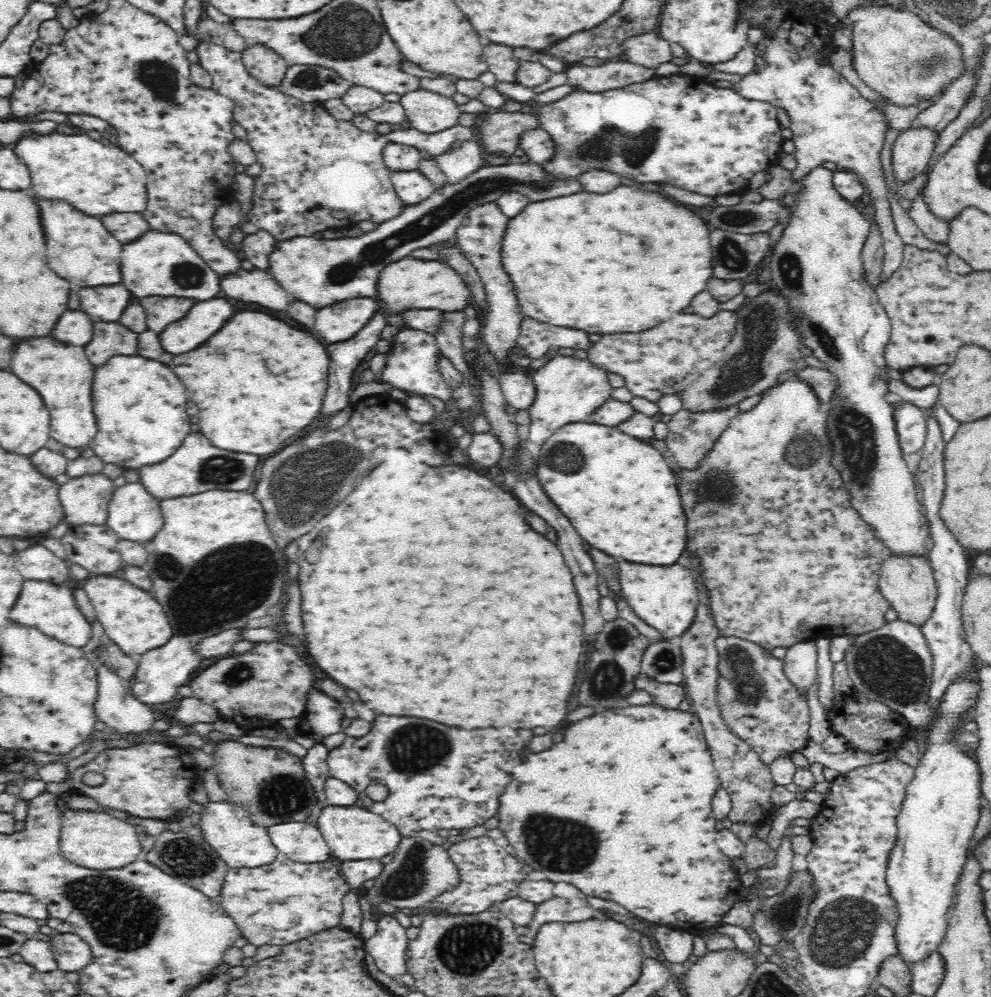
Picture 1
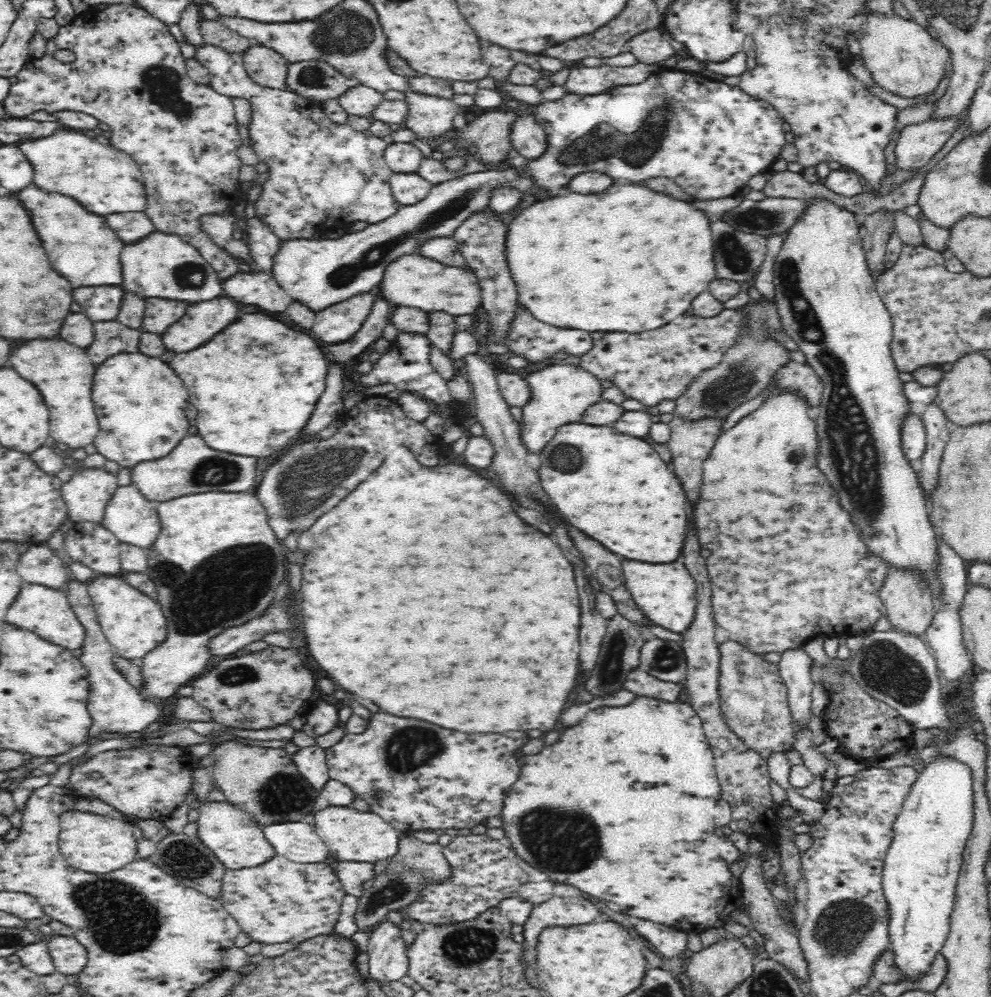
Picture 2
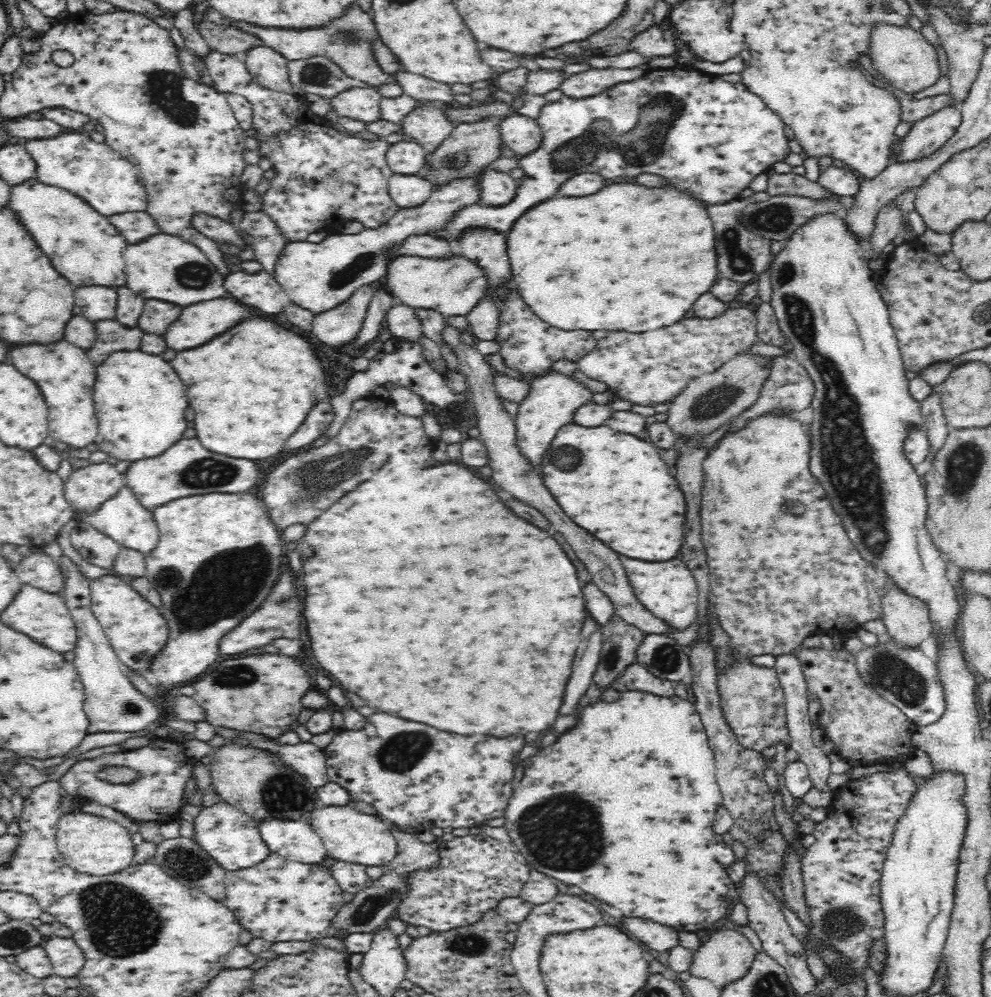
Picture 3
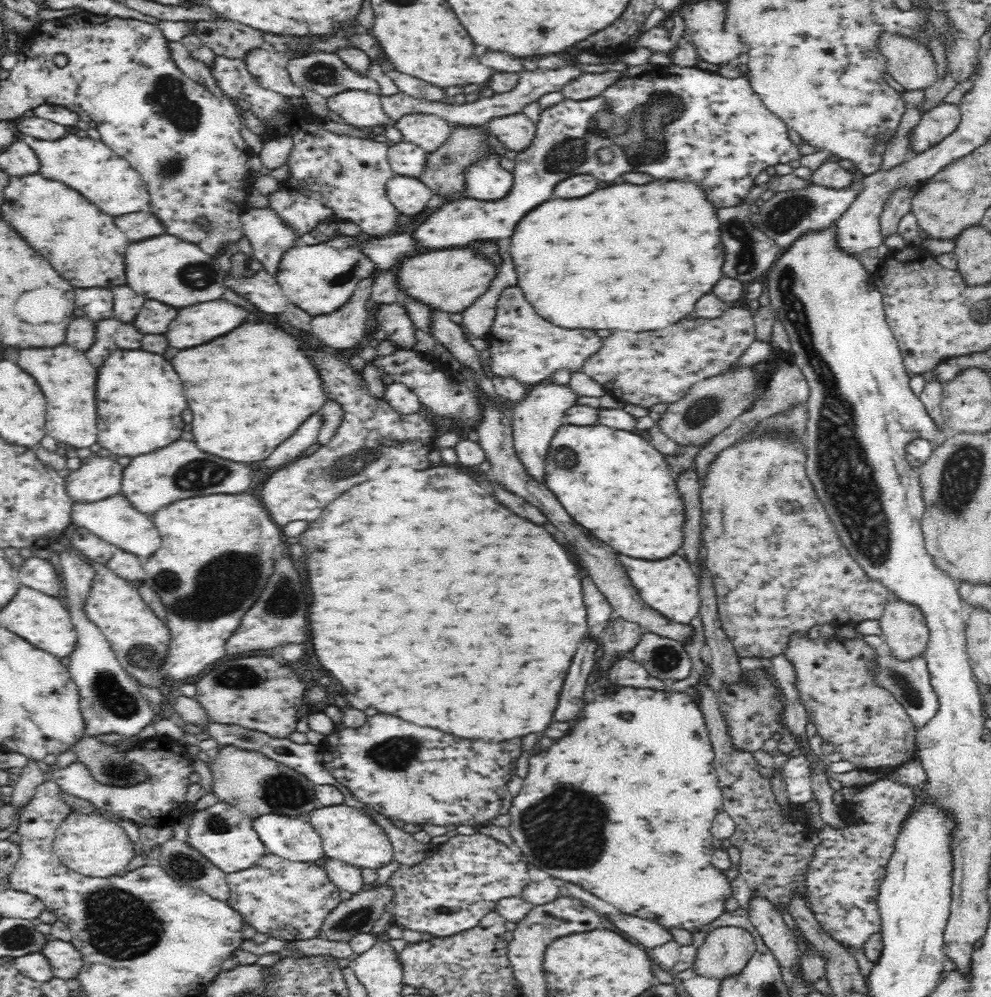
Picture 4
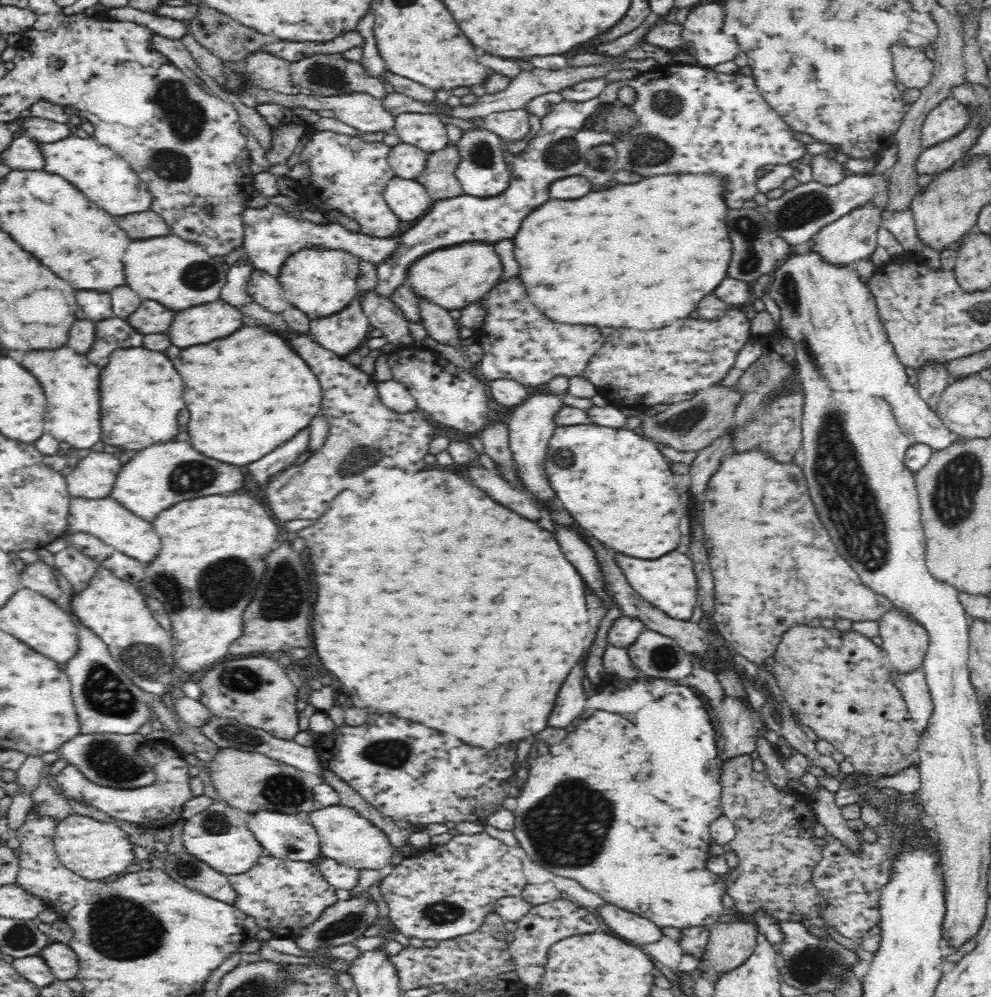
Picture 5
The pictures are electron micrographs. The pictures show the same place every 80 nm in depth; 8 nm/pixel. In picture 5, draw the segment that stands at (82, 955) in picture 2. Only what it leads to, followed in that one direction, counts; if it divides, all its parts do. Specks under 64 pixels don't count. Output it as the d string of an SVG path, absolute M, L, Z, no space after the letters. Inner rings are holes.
M52 941L39 955L58 980L69 981L77 978L80 962L66 943Z

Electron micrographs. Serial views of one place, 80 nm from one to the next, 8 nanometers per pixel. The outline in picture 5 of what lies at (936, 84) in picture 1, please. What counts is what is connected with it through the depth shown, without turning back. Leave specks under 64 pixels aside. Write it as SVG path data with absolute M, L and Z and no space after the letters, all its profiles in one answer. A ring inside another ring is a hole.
M894 46L893 73L898 81L908 88L924 88L930 84L933 76L931 53L924 53L916 48Z

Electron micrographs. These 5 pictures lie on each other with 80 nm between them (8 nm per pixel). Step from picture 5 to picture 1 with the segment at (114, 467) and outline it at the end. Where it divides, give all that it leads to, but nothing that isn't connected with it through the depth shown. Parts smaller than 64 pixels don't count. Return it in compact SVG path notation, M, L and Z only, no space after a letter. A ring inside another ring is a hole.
M86 474L71 478L59 489L60 502L64 507L65 521L70 525L104 525L107 519L107 508L116 486L114 482L104 474Z

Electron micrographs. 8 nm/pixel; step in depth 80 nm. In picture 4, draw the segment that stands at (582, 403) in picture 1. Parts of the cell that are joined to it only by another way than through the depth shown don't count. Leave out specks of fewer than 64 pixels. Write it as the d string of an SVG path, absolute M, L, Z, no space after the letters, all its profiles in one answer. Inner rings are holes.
M545 381L534 385L532 390L520 402L513 406L510 416L510 427L513 435L514 451L526 471L527 477L533 482L545 485L545 460L555 433L563 425L560 422L564 412L578 404L578 398L568 386L558 386L555 382Z

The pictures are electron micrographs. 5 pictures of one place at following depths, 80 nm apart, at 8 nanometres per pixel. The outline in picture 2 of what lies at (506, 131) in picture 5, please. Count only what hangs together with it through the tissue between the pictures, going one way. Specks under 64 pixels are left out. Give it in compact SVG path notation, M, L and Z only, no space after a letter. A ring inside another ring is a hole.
M518 113L509 126L508 138L511 148L524 158L536 158L546 148L546 133L536 122L534 114Z

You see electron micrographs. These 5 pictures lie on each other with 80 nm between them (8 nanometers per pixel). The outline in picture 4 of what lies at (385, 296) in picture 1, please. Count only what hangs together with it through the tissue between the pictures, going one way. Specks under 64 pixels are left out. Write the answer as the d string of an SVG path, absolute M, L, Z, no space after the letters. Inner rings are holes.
M449 247L428 251L402 262L400 288L408 295L422 300L432 309L447 313L461 313L478 297L481 297L492 284L499 271L494 259L482 253L481 247Z

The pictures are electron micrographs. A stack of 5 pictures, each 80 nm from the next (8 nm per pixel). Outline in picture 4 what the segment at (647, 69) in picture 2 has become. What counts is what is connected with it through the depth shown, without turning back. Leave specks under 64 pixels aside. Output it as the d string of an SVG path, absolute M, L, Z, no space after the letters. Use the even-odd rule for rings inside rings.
M620 72L584 74L578 81L564 86L561 93L572 100L588 100L598 96L607 86L623 78Z

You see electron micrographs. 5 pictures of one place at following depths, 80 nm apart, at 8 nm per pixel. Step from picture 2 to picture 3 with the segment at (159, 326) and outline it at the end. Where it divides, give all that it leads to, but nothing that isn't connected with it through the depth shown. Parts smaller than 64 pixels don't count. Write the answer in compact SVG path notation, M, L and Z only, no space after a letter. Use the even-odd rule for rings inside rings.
M146 300L144 312L138 320L138 328L148 334L164 334L168 326L178 318L178 308L158 300Z

